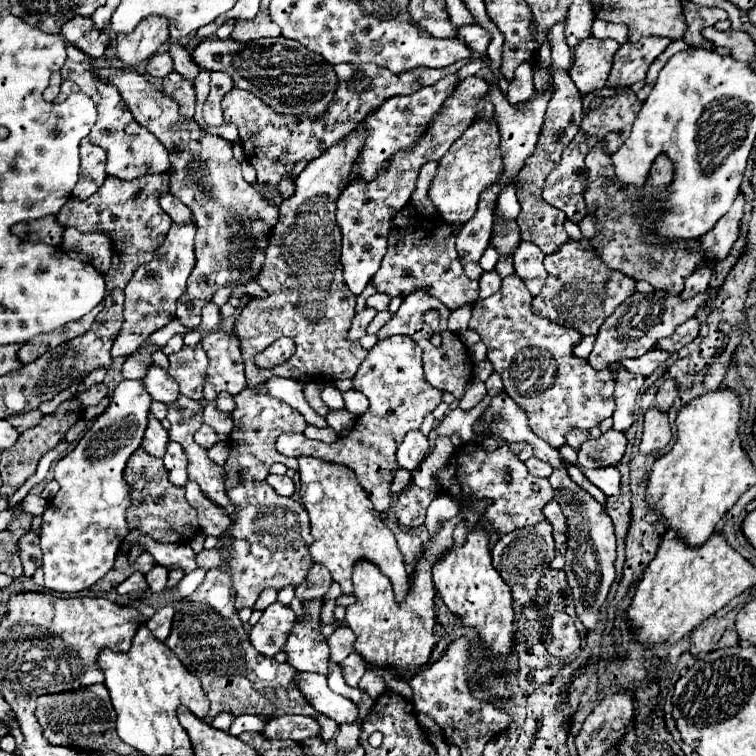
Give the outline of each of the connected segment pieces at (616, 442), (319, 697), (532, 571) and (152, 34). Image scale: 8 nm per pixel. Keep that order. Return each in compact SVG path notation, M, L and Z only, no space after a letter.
M608 430L596 440L586 440L578 450L578 462L584 468L616 466L626 452L626 436L618 430Z
M298 672L294 676L294 682L318 714L324 714L324 716L336 720L338 724L342 724L342 722L352 724L358 720L358 708L348 698L332 692L326 684L324 674Z
M542 520L536 526L510 532L508 536L502 536L492 548L494 568L504 578L504 582L512 588L512 598L520 606L528 604L528 600L532 598L532 592L536 592L536 584L540 582L544 568L552 562L552 556L554 556L554 538L552 538L552 526L548 524L548 520Z
M148 16L134 32L118 34L118 58L126 66L146 62L164 42L168 42L168 20L164 16Z

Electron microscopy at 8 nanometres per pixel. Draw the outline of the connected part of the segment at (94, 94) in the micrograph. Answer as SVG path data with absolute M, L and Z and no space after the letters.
M70 44L66 50L68 50L68 58L66 58L66 64L62 66L60 74L62 74L64 80L76 82L78 88L86 96L90 96L94 100L94 104L98 106L98 120L96 120L96 124L94 124L88 138L90 138L92 144L106 150L106 173L116 176L120 180L136 180L136 178L146 176L146 174L166 172L170 168L166 148L156 140L156 136L152 132L148 132L146 128L136 124L130 110L124 106L116 86L112 86L108 82L102 82L96 76L96 66L92 66L92 58L86 56L80 48Z

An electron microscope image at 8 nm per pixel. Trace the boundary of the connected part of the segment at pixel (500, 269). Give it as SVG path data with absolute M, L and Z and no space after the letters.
M502 256L499 258L496 267L496 271L502 278L514 273L513 260L511 256Z

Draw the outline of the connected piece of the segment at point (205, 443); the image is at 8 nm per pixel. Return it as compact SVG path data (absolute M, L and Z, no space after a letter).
M204 424L204 426L194 434L194 442L200 444L202 448L212 448L212 446L218 442L218 436L216 436L216 432L214 432L210 426Z

